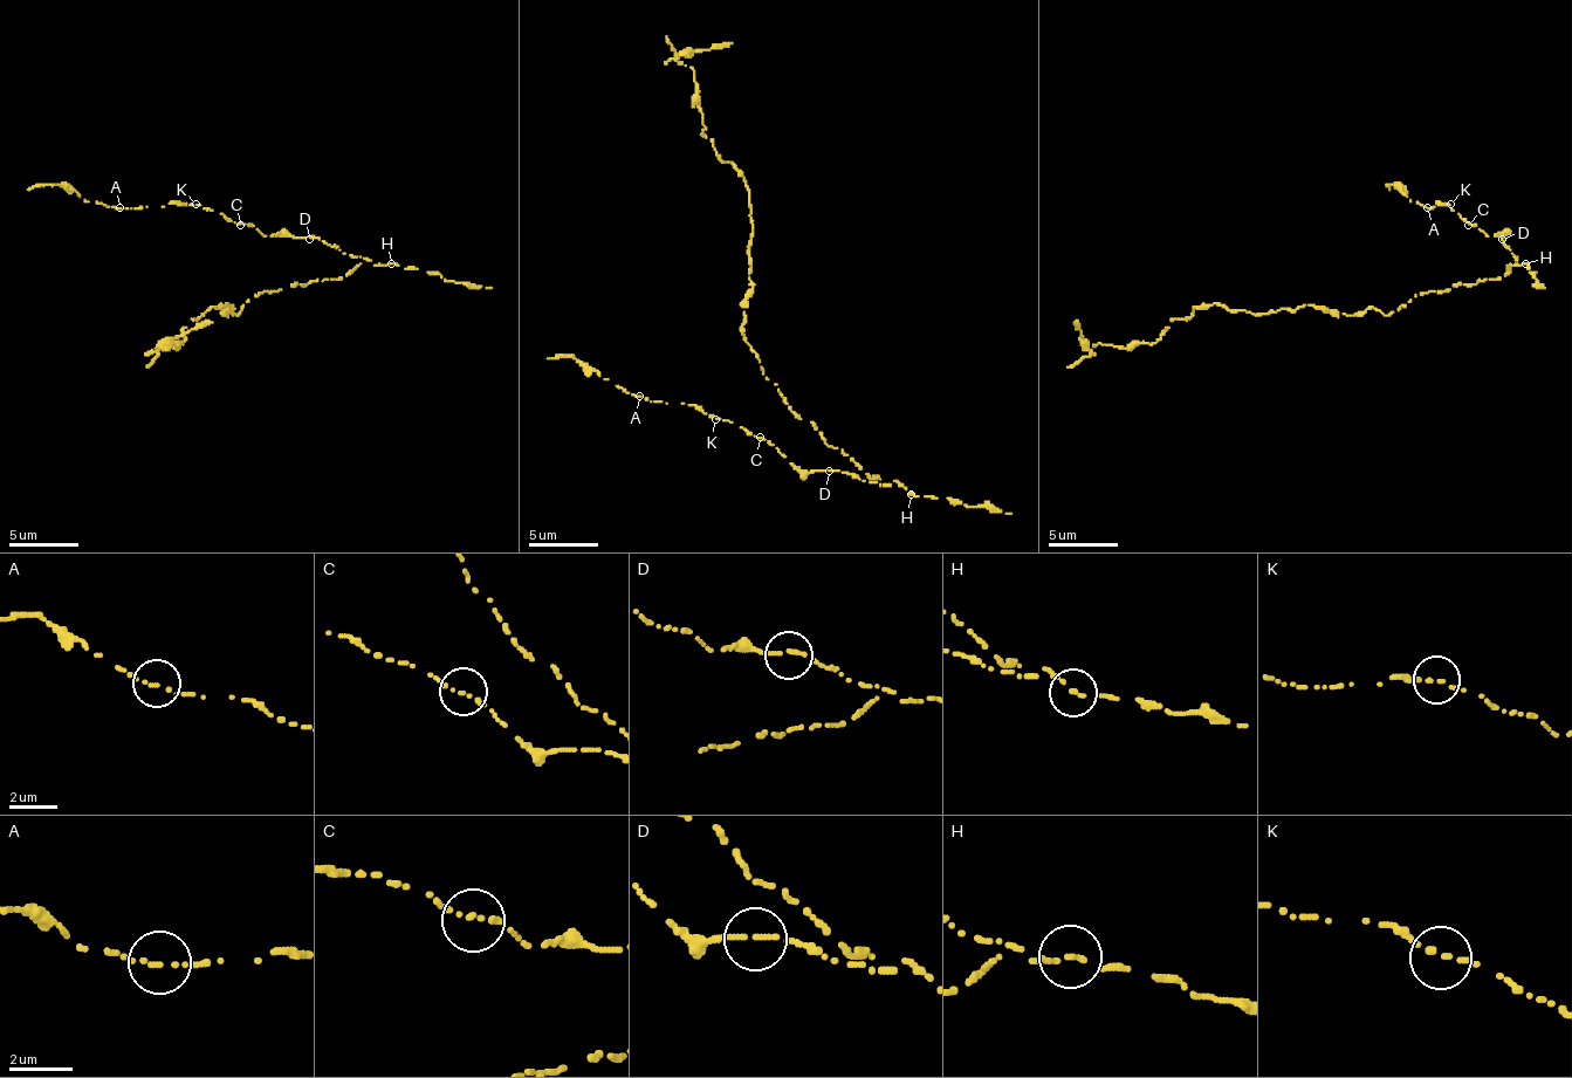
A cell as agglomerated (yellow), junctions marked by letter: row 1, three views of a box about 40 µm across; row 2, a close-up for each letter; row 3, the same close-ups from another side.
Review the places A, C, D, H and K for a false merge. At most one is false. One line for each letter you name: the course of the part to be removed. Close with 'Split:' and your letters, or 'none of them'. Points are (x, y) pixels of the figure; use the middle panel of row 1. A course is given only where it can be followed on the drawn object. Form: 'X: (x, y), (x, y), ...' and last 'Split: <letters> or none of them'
H: (912, 495), (829, 447), (743, 334), (747, 182), (719, 157), (694, 71), (681, 61), (733, 43)
Split: H

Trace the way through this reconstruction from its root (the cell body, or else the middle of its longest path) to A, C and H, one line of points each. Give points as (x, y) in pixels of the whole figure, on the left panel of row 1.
A: (302, 283), (348, 276), (364, 259), (320, 239), (261, 235), (254, 225), (227, 221), (199, 204), (119, 207)
C: (302, 283), (348, 276), (364, 259), (327, 245), (320, 239), (261, 235), (254, 225), (240, 225)
H: (302, 283), (348, 276), (364, 259), (382, 266), (392, 262)

